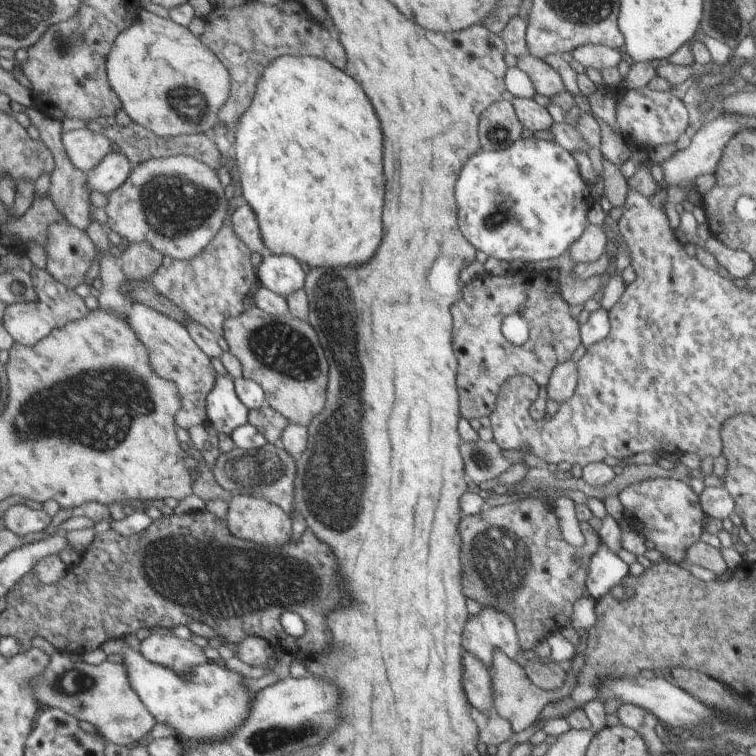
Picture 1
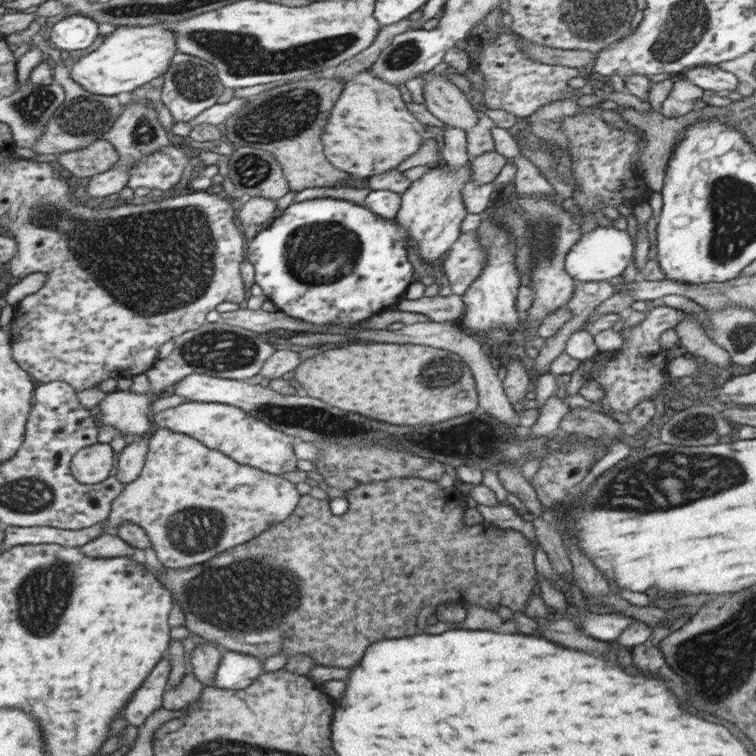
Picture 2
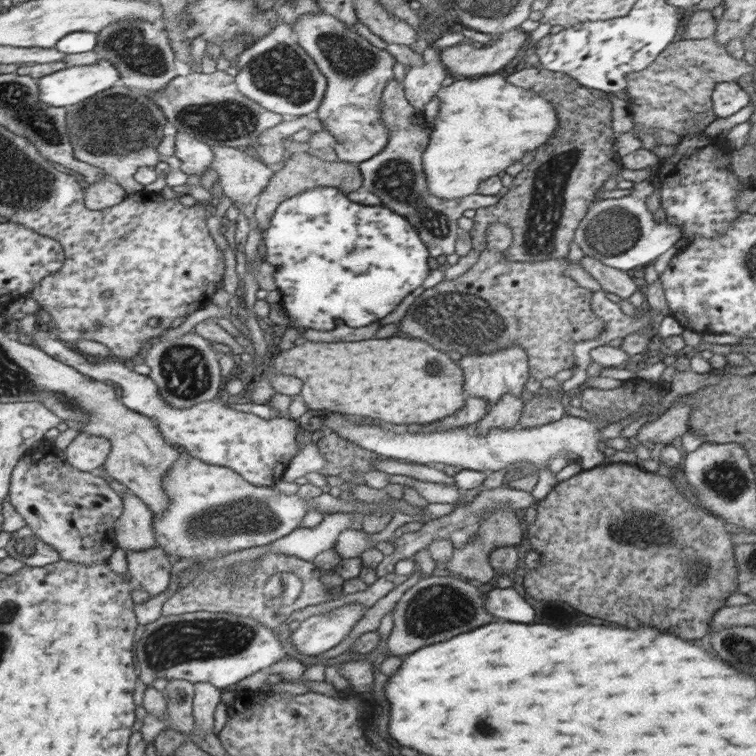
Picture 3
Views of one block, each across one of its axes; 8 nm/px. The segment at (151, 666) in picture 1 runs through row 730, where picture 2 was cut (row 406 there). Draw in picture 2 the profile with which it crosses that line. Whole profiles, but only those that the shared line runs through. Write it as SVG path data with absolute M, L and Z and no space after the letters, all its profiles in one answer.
M187 401L152 415L152 420L160 428L169 428L191 436L208 448L226 453L226 456L239 464L274 475L298 470L298 458L294 454L294 444L298 440L289 434L274 430L269 424L246 414L240 408L228 404Z

